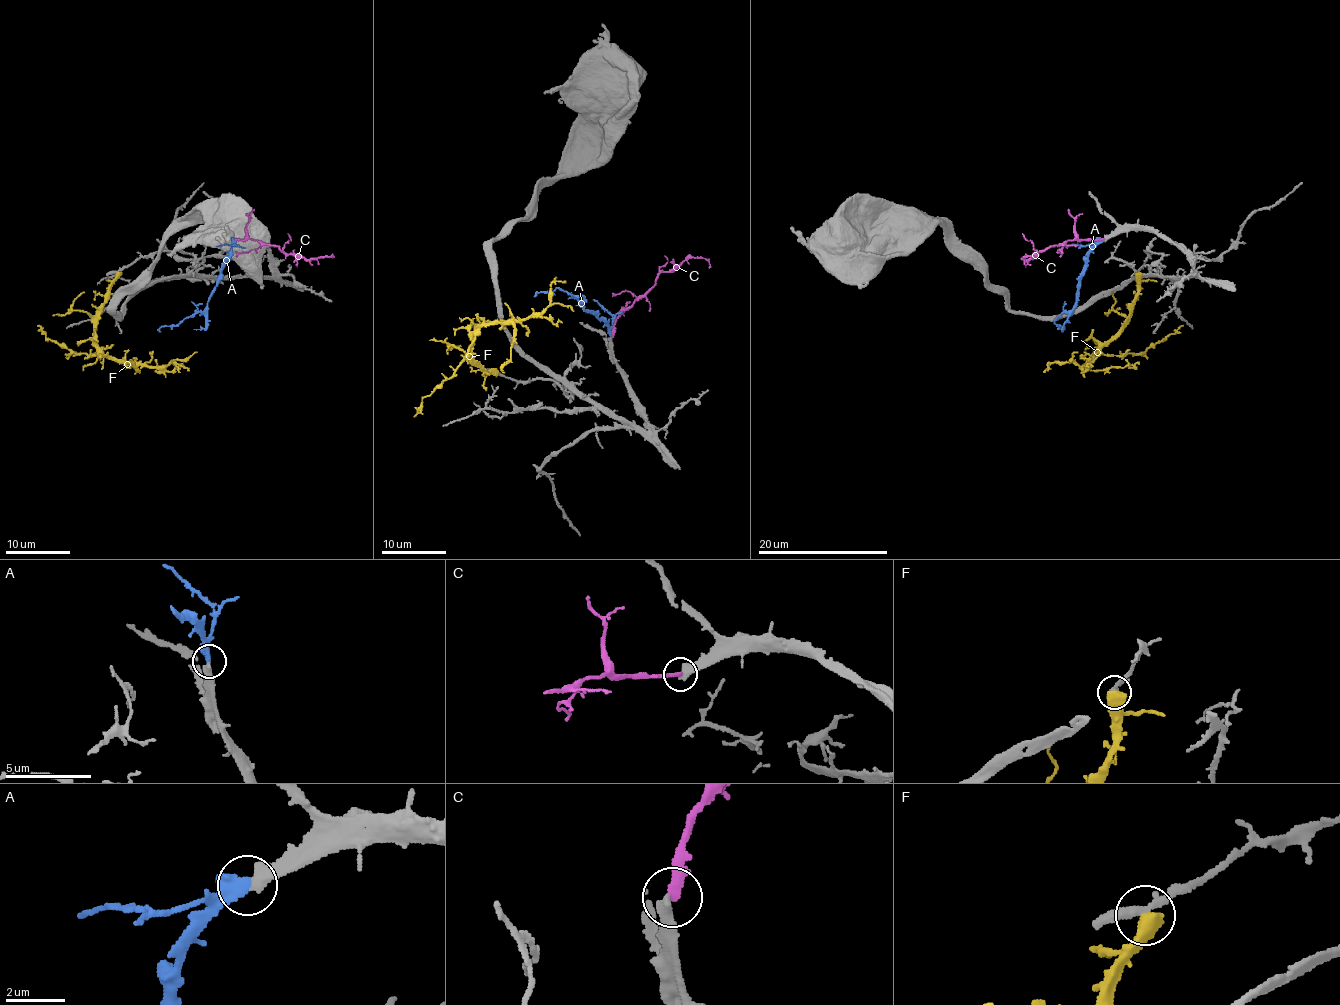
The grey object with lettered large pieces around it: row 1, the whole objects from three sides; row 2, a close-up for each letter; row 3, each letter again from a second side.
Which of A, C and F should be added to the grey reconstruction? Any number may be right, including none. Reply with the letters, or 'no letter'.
A

